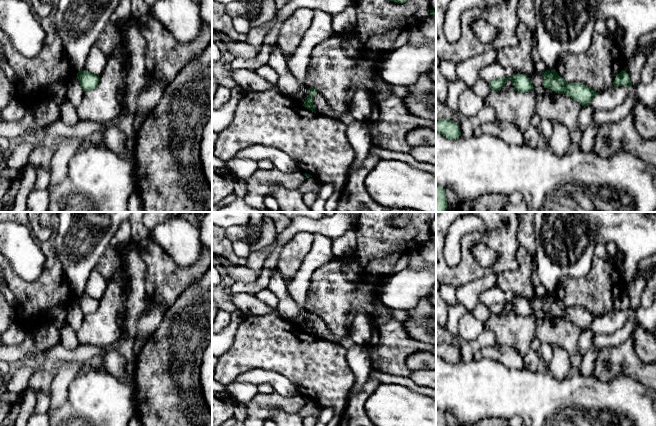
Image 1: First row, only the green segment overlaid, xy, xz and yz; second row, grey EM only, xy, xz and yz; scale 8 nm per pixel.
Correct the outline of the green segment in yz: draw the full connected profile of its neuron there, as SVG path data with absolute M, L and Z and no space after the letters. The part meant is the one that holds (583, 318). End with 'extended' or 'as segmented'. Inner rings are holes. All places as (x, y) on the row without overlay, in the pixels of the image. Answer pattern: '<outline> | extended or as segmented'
M555 293L541 297L544 301L543 310L555 317L565 318L579 326L583 331L588 330L590 325L599 317L582 307L568 307L560 301Z | as segmented

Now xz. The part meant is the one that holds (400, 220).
M398 214L398 215L393 216L387 222L390 225L403 227L409 223L409 219L410 219L410 216L408 214Z | as segmented

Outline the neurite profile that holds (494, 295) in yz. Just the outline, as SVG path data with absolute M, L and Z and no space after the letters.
M497 286L481 293L479 296L479 304L490 307L492 304L508 302L516 298L525 298L530 302L536 319L546 319L549 322L553 322L555 316L543 310L544 301L541 297L524 297L511 291L502 291Z

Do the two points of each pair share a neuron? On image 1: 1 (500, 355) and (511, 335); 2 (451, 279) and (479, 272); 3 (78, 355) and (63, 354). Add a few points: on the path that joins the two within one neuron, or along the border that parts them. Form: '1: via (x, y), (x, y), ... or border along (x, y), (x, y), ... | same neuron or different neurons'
1: border along (497, 344), (512, 347), (522, 356) | different neurons
2: via (458, 276), (464, 272), (472, 272) | same neuron
3: via (74, 355), (67, 355) | same neuron

